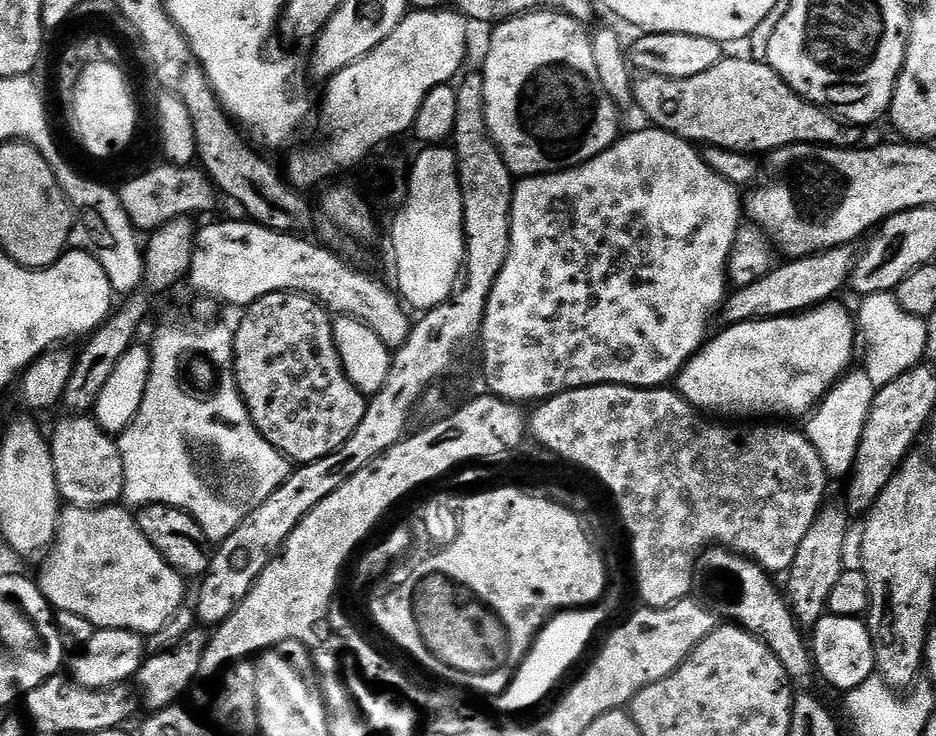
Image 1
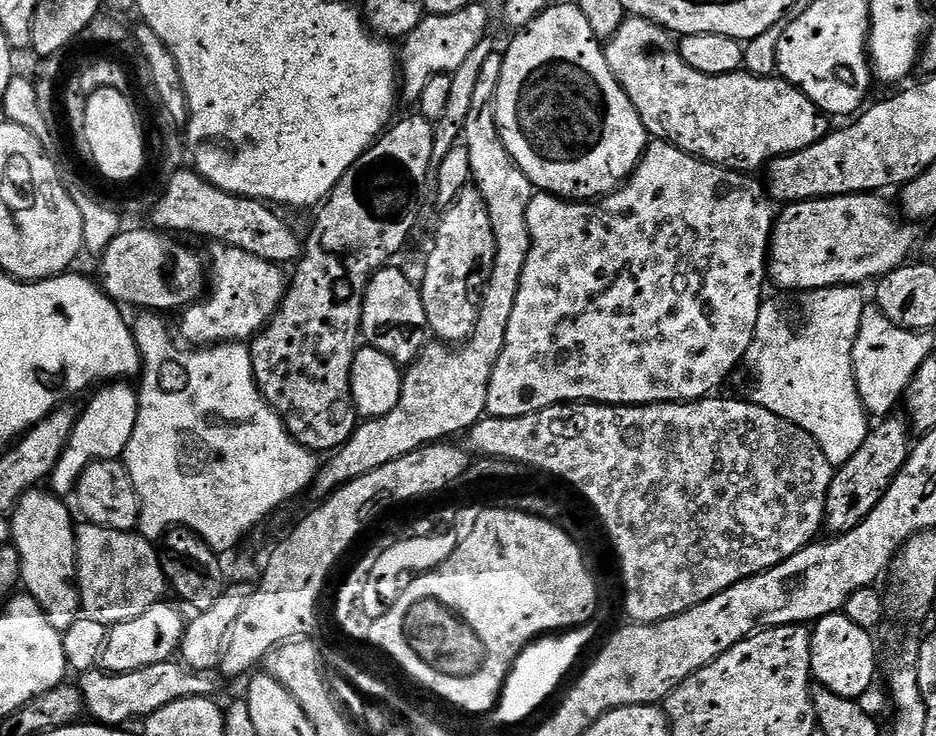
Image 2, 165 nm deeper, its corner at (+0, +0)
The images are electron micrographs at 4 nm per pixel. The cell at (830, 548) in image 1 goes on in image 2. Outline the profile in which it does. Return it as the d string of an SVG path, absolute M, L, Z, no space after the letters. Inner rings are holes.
M893 414L881 419L880 424L869 431L866 442L858 446L858 454L850 458L850 462L839 465L835 469L830 490L826 500L826 510L824 511L825 529L829 528L832 534L844 536L854 526L858 526L882 502L886 490L894 482L894 478L902 470L902 466L908 461L909 451L914 443L910 435L910 424L907 419L899 420L899 415Z

